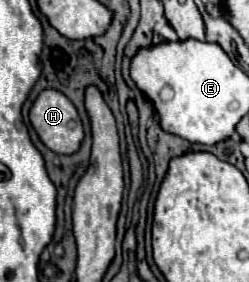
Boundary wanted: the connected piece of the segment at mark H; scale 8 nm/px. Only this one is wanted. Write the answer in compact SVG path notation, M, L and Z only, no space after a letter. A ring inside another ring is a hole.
M54 89L38 93L30 107L30 123L36 129L40 141L60 155L76 153L84 129L72 101Z

